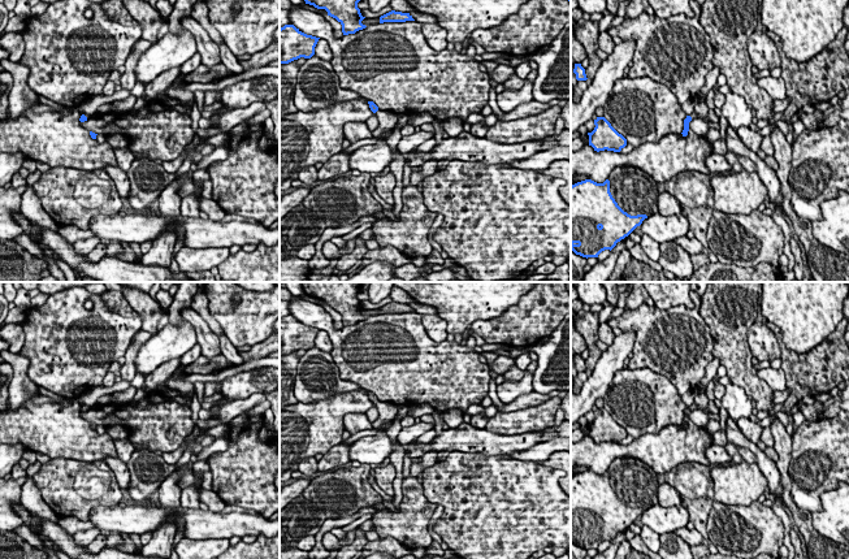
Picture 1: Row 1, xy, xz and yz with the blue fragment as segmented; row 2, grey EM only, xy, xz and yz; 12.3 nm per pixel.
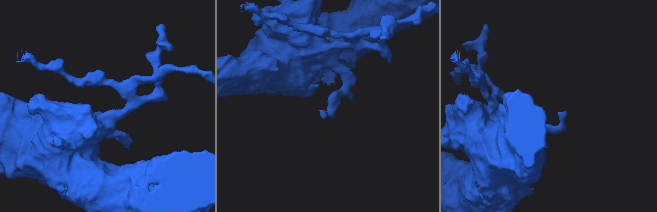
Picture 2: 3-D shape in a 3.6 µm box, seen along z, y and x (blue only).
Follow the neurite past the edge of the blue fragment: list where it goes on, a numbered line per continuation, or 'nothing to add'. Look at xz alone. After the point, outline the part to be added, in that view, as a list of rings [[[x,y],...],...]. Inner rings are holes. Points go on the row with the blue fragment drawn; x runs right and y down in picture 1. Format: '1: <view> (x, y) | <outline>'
1: xz (386, 120) | [[[377,110],[374,114],[378,120],[378,127],[372,131],[373,138],[380,138],[382,134],[391,131],[399,118],[399,114],[394,112]]]

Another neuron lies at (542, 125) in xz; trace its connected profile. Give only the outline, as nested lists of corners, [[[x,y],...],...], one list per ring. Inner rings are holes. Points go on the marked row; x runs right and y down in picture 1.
[[[559,105],[536,116],[528,116],[514,121],[497,121],[489,127],[486,139],[506,144],[541,139],[555,134],[555,122],[560,116]]]

